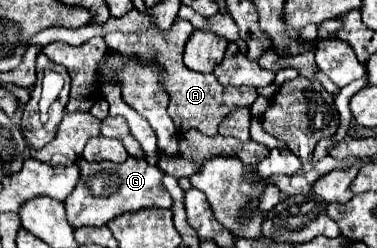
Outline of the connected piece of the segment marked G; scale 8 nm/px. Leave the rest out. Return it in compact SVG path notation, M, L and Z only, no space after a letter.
M132 156L120 164L78 160L78 166L80 166L82 178L66 202L68 222L74 228L104 226L120 214L136 212L136 210L142 210L148 206L156 206L156 208L170 208L172 206L172 198L162 184L164 172L158 166L148 164L146 160L138 160Z

